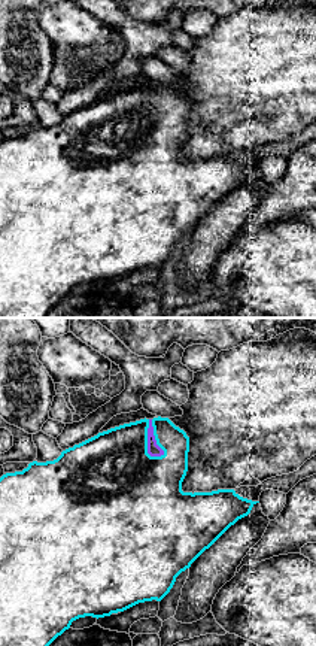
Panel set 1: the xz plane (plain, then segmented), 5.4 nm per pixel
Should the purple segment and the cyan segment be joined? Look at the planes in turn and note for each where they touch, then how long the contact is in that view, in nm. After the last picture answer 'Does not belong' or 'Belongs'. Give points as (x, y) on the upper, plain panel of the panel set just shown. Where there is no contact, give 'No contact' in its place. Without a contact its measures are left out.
Touches purple at (154, 105). Shared border 220 nm

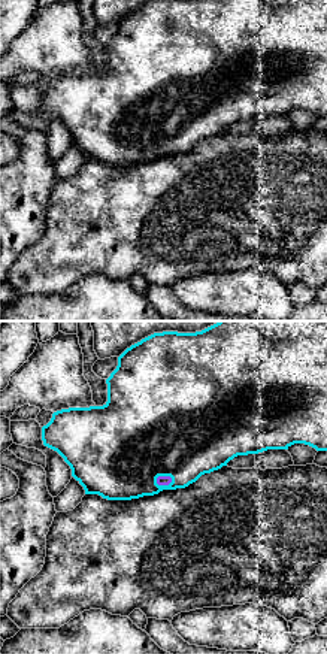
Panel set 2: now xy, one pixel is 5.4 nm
Touches purple at (164, 150). Shared border 100 nm

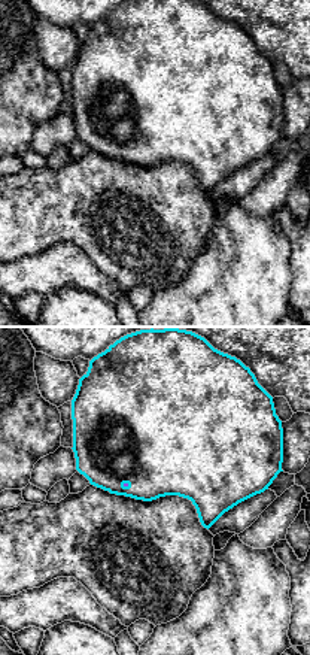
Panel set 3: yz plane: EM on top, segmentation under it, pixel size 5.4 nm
Touches purple at (125, 149). Shared border 40 nm

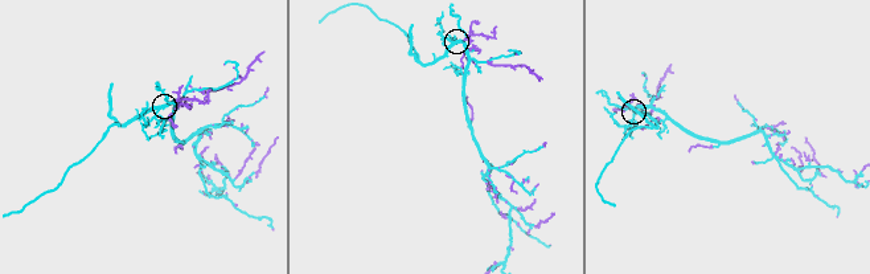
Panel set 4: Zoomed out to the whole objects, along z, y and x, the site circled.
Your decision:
Belongs

